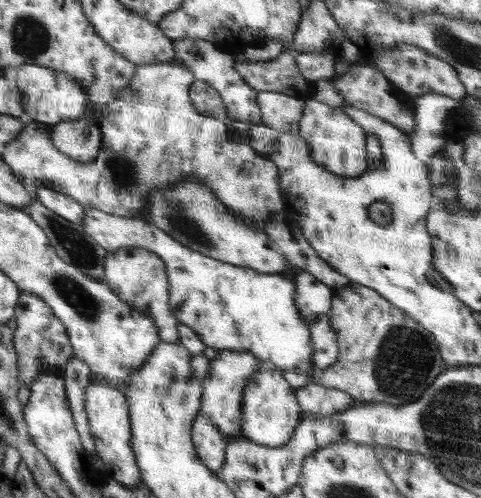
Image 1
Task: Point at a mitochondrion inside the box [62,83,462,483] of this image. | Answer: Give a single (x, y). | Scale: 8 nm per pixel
(405, 361)

